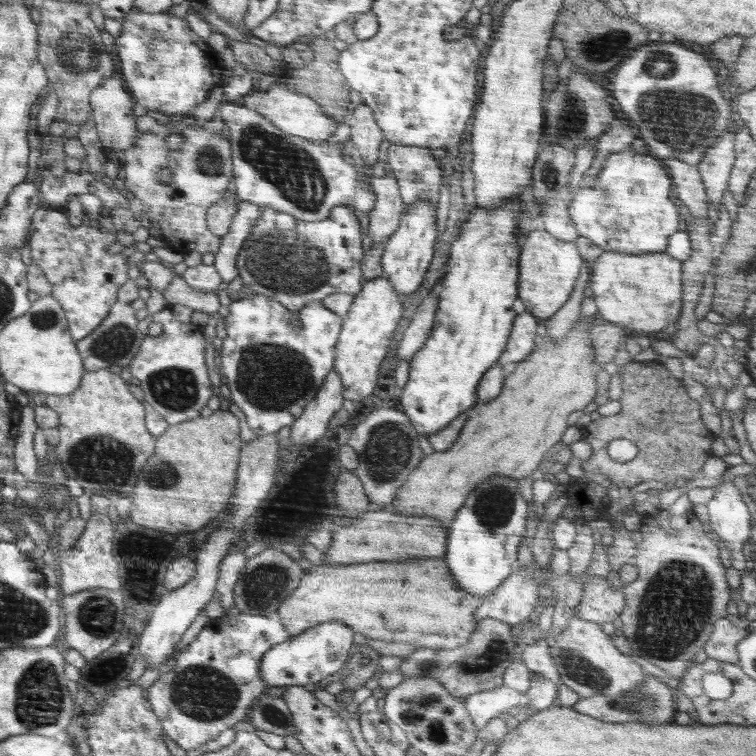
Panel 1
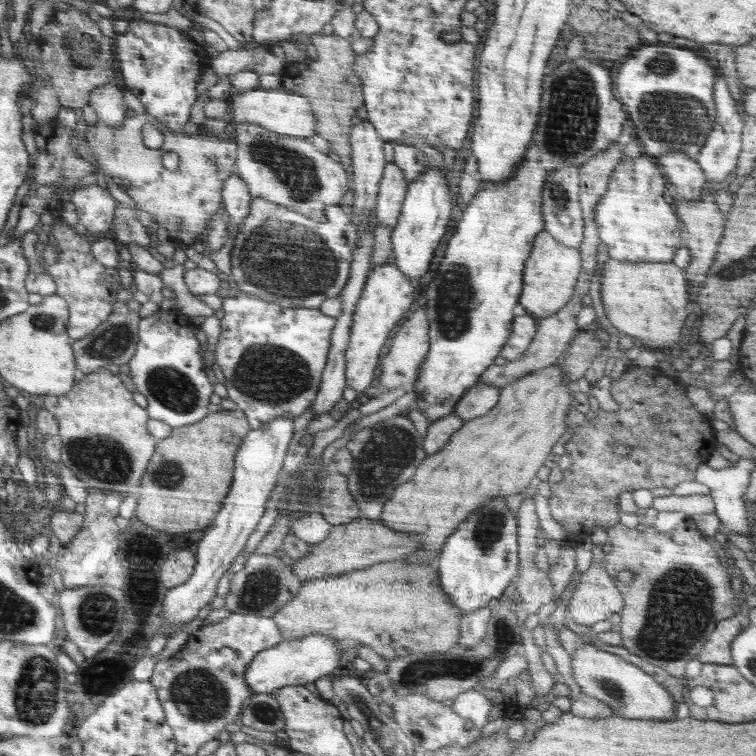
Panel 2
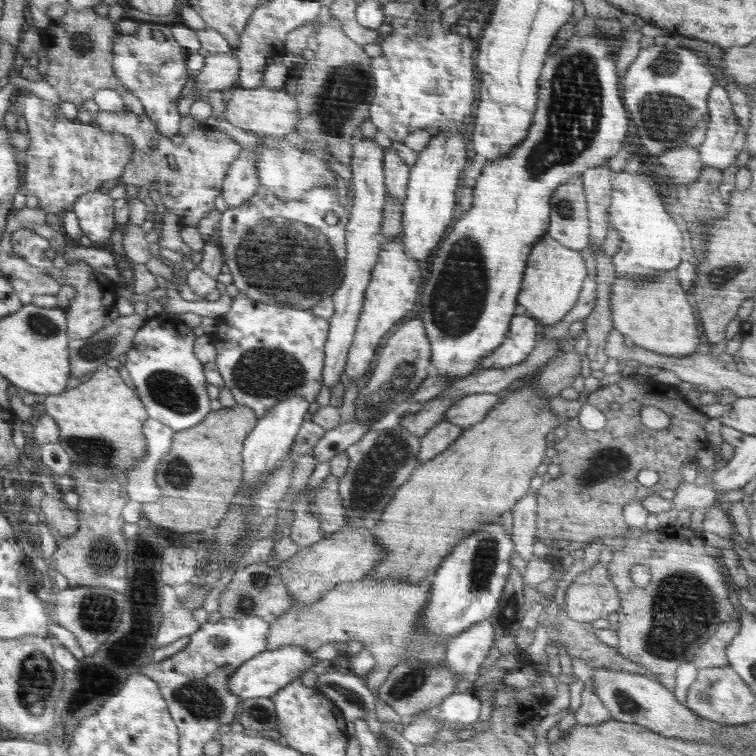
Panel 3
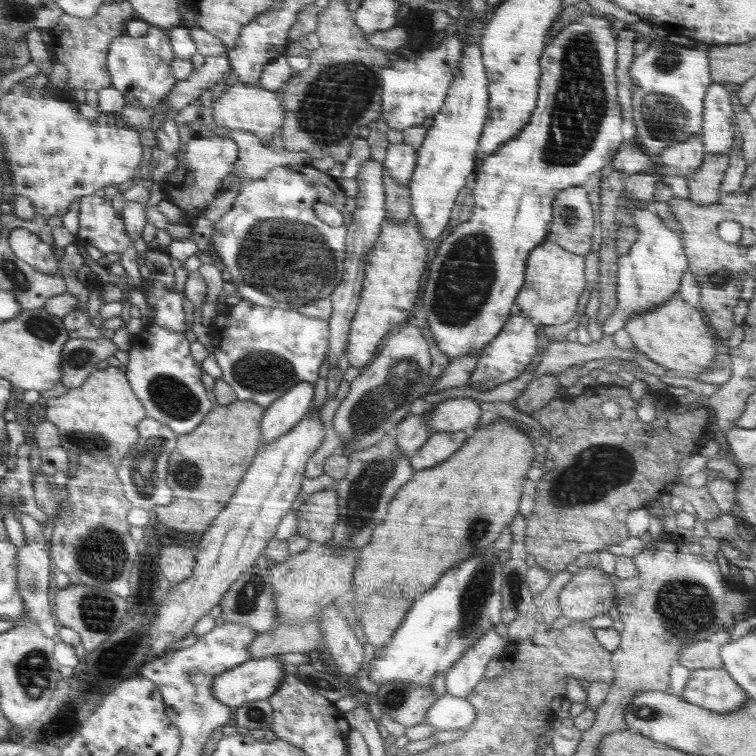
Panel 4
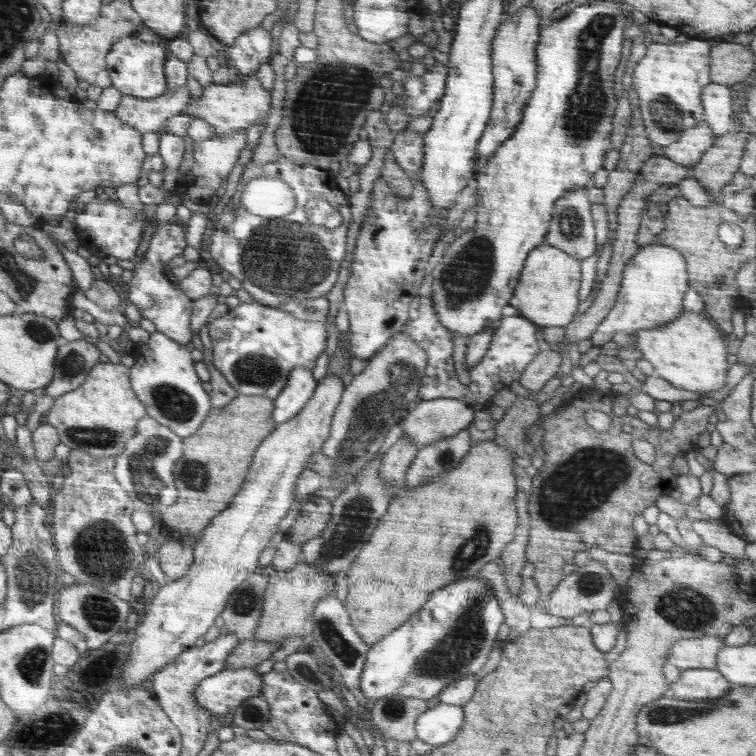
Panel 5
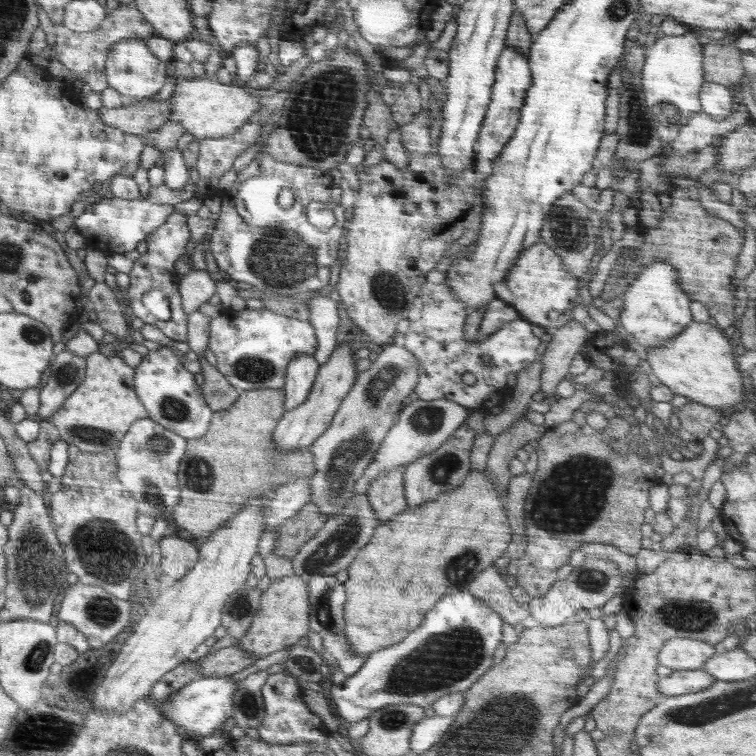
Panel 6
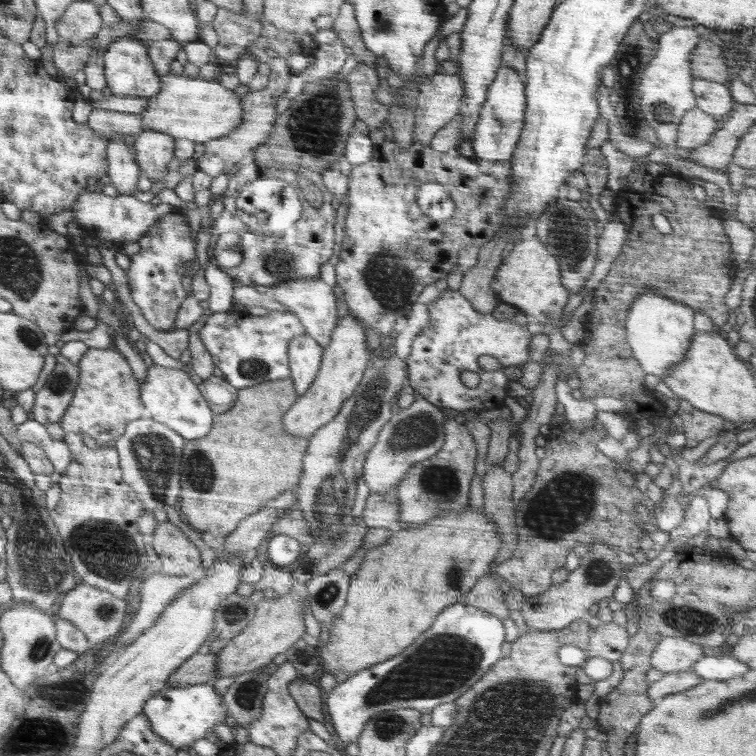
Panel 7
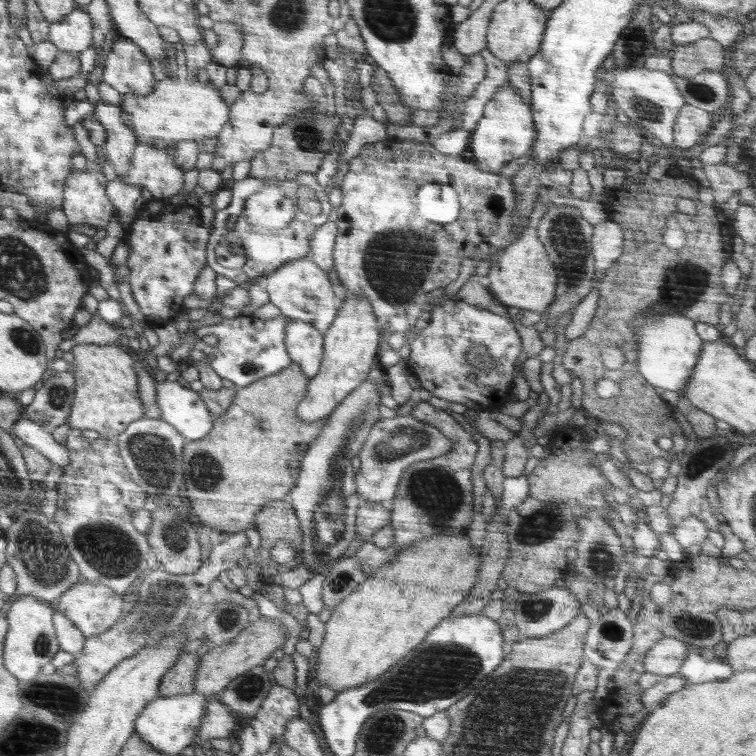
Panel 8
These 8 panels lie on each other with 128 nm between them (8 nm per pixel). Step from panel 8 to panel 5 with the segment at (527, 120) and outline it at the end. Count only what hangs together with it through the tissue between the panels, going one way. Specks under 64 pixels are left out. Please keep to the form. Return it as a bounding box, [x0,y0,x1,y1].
[476,2,547,157]

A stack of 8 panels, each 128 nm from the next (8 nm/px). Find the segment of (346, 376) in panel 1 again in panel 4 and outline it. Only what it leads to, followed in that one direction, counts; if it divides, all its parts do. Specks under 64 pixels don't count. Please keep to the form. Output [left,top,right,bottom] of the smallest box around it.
[348,216,428,369]

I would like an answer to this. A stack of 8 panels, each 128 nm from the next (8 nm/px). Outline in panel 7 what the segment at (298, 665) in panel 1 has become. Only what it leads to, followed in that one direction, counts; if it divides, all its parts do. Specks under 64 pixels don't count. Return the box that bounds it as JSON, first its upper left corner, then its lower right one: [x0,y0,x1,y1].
[144,682,229,748]

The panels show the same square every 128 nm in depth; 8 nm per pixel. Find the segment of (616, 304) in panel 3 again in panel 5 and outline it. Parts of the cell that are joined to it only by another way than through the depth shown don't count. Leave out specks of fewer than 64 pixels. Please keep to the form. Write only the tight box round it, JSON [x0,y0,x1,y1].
[634,309,726,396]

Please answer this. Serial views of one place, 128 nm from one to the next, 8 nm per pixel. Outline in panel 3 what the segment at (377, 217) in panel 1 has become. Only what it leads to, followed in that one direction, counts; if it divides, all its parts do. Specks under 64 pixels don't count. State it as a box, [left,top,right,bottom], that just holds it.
[383,148,410,202]

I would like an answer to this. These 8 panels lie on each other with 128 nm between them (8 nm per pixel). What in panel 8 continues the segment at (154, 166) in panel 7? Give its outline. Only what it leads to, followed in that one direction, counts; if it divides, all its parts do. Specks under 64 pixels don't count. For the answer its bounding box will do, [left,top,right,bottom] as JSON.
[121,142,186,200]

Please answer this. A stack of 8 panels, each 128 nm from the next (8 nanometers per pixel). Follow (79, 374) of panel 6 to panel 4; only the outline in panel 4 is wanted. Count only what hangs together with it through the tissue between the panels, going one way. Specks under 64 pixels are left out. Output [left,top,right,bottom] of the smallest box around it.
[62,338,120,389]

